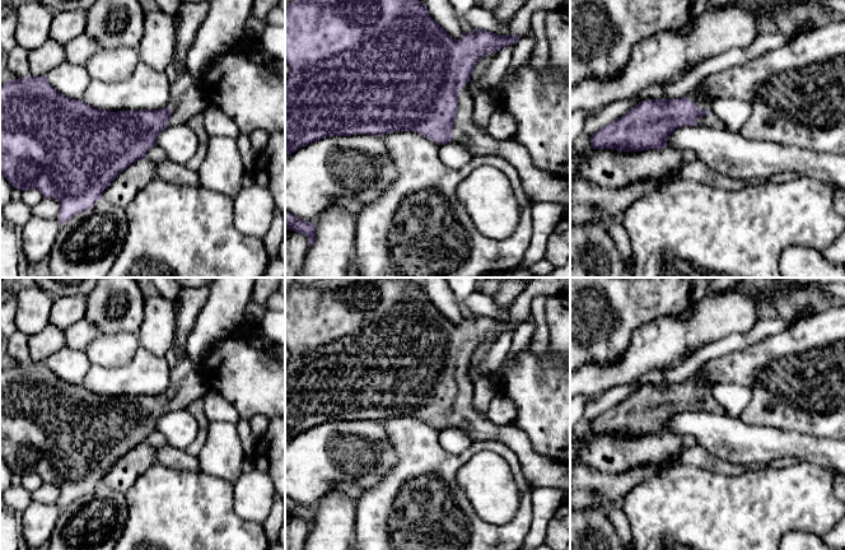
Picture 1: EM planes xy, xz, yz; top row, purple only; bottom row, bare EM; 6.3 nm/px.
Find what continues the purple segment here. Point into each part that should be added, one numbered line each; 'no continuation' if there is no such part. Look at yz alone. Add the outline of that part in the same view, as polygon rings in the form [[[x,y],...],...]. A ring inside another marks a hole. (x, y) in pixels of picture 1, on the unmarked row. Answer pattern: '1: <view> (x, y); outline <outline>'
1: yz (696, 382); outline [[[695,374],[692,378],[686,381],[686,383],[691,388],[697,391],[700,395],[708,396],[708,398],[697,406],[697,411],[709,411],[709,412],[714,412],[714,414],[719,414],[719,415],[725,414],[723,406],[714,398],[714,396],[711,393],[713,386],[706,384],[702,381],[702,377],[700,374]]]

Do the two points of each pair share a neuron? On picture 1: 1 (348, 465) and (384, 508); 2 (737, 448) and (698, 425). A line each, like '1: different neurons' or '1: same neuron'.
1: different neurons
2: same neuron

